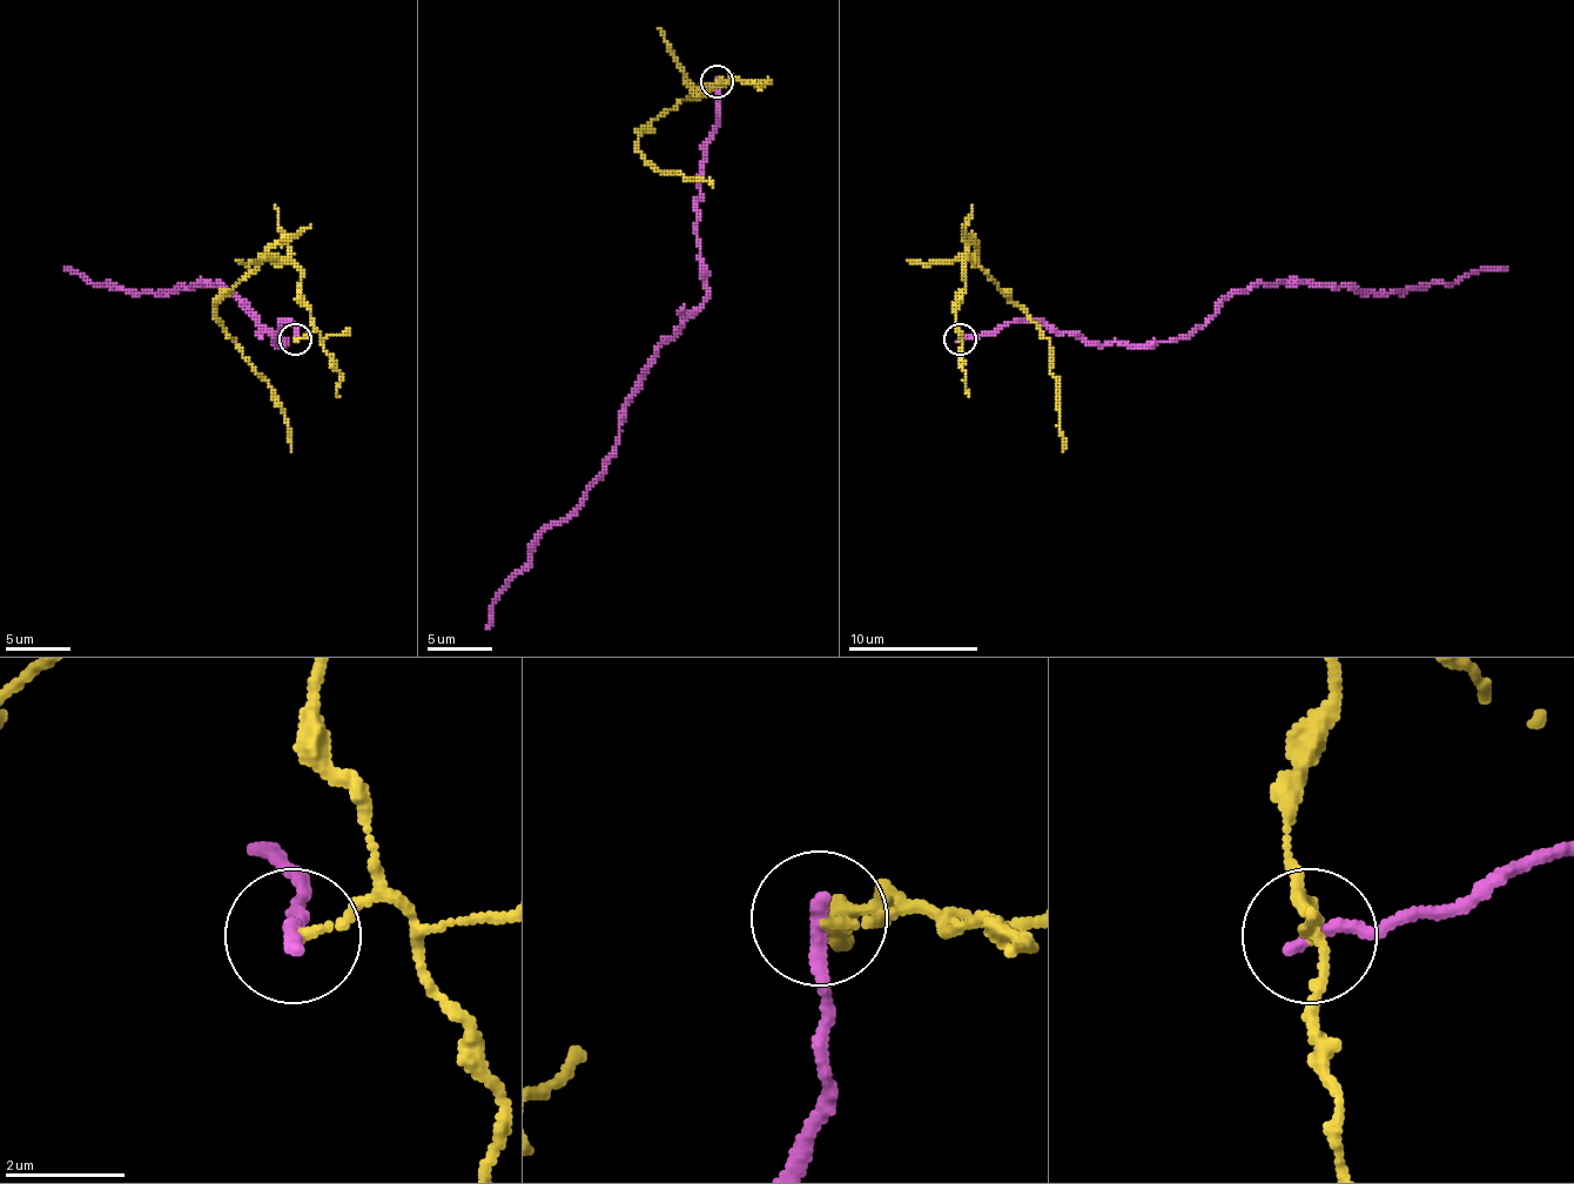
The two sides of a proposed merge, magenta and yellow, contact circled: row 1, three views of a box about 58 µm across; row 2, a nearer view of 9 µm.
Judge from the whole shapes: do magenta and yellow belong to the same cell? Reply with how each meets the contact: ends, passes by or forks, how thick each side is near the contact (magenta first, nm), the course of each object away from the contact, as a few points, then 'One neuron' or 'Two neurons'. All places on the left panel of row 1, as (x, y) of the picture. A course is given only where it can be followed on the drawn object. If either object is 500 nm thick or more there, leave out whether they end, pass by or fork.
At the ring magenta ends. At the ring yellow ends. Thickness 260 nm (magenta) against 140 nm. Course of magenta: (295, 338), (295, 329), (281, 322), (275, 344), (284, 338), (262, 325), (220, 283), (126, 293), (65, 267). Course of yellow: (295, 338), (314, 329), (301, 270), (266, 254), (220, 300), (216, 318), (268, 383), (291, 436), (291, 451). Two neurons

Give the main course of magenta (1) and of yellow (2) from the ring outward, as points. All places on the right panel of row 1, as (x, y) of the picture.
1: (959, 338), (1037, 322), (1102, 344), (1157, 344), (1202, 325), (1228, 296), (1257, 283), (1406, 293), (1507, 267)
2: (959, 338), (956, 305), (966, 293), (966, 270), (975, 254), (1050, 342), (1050, 374), (1056, 383), (1063, 451)

